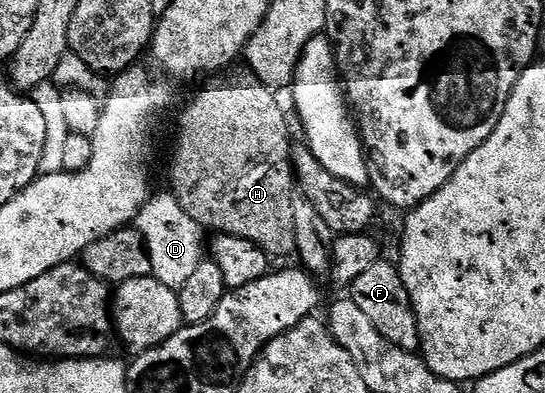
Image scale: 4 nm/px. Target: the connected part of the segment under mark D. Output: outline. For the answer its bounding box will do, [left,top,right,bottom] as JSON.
[136,192,204,290]

